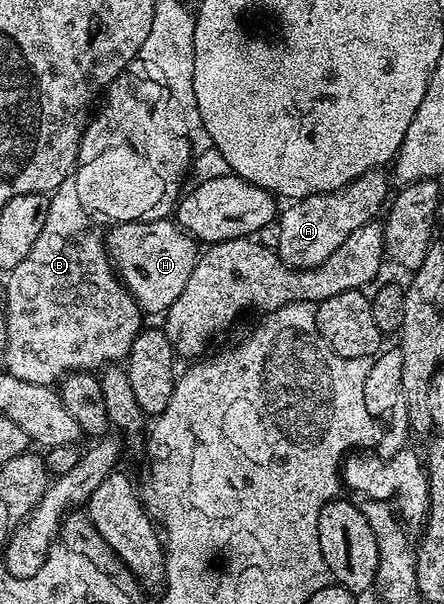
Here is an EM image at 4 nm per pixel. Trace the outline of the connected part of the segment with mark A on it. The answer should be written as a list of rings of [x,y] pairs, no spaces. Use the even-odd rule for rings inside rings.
[[[373,170],[333,192],[291,201],[287,205],[288,209],[285,212],[283,209],[278,216],[280,233],[276,236],[274,248],[280,254],[280,261],[298,269],[316,268],[326,262],[326,258],[330,258],[330,254],[334,254],[334,250],[338,250],[338,246],[342,246],[342,242],[346,242],[354,230],[366,226],[381,215],[390,200],[390,176],[386,173],[384,170]]]

